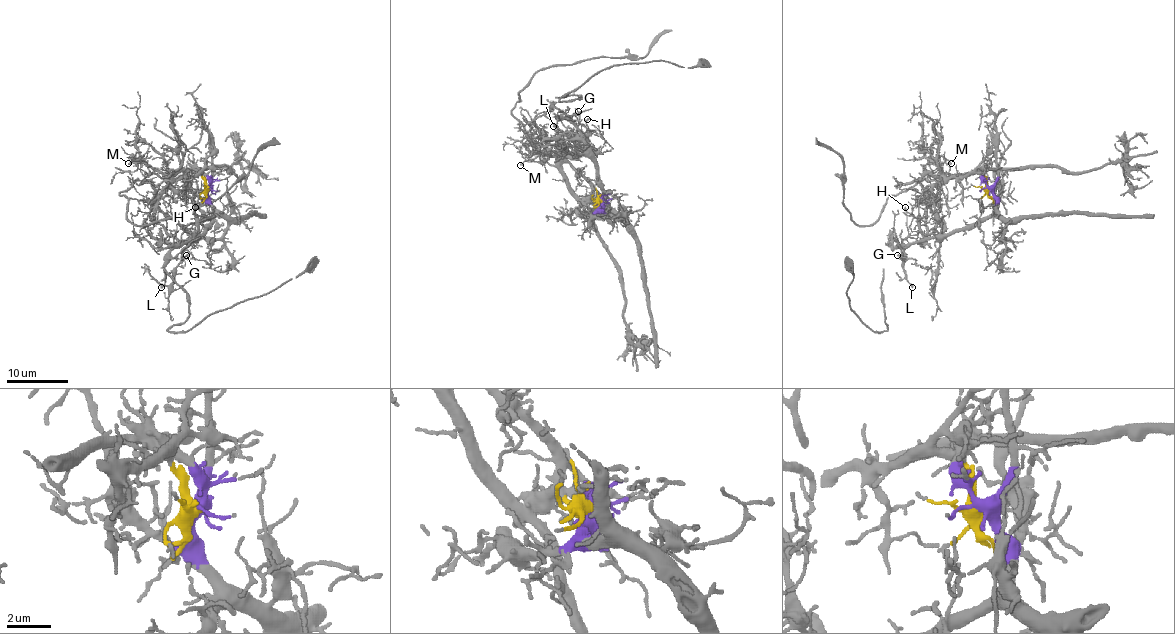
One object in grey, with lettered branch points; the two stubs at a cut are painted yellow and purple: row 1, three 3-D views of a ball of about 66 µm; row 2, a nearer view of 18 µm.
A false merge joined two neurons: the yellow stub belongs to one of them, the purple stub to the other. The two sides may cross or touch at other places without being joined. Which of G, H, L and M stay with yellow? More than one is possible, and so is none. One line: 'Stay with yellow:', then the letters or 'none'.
Stay with yellow: M

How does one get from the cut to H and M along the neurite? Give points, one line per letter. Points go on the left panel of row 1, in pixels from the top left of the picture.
H: (208, 189), (211, 220), (198, 237), (195, 237), (198, 220), (195, 206)
M: (208, 189), (201, 174), (169, 177), (138, 159), (127, 163)

